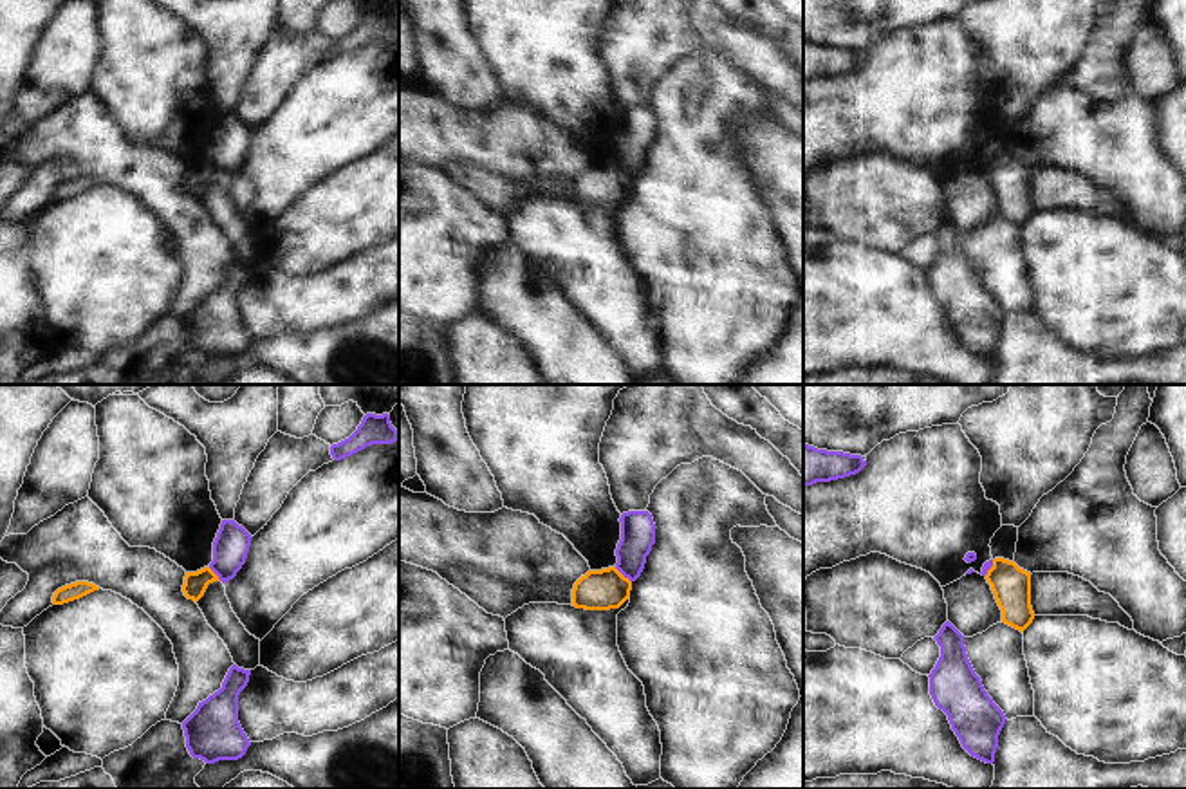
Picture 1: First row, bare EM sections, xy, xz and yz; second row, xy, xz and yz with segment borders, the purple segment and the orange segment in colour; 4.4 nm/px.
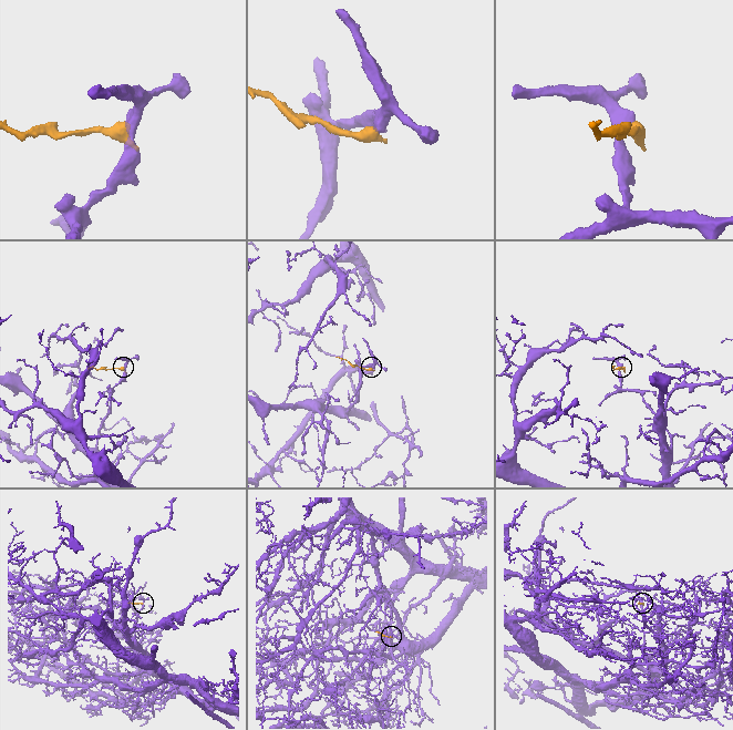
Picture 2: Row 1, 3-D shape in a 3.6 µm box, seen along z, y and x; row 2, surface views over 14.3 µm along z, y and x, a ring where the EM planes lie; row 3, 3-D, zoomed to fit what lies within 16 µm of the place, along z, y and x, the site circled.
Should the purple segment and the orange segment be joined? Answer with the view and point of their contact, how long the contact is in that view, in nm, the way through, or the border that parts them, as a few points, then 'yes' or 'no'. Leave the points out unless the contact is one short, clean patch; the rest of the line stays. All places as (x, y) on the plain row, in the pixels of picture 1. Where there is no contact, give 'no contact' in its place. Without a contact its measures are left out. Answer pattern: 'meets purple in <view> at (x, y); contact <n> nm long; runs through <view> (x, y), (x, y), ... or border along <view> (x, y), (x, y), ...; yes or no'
meets purple in xz at (623, 170); contact 100 nm long; border along xz (614, 163), (630, 177); no

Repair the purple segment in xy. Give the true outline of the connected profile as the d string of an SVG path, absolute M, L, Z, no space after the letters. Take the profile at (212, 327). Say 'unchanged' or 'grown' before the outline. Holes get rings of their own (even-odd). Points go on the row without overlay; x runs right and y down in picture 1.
unchanged; M233 260L222 283L199 298L182 318L186 343L193 354L206 359L238 356L251 341L238 318L238 291L249 278L251 265Z

